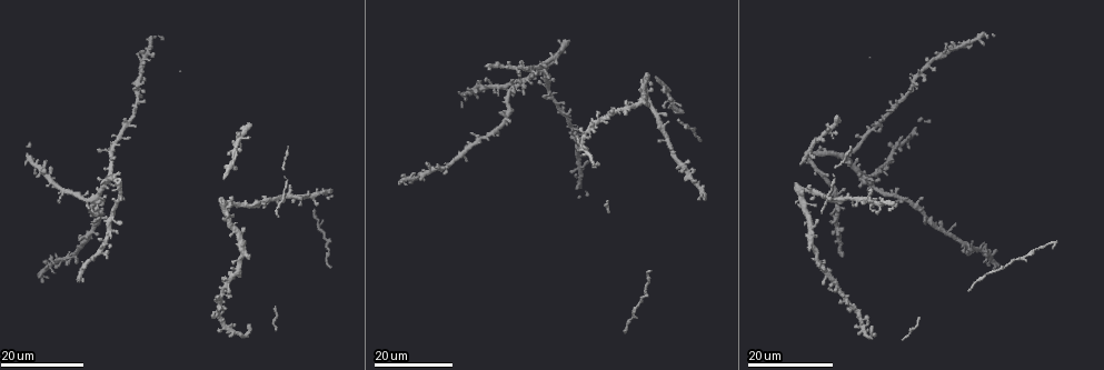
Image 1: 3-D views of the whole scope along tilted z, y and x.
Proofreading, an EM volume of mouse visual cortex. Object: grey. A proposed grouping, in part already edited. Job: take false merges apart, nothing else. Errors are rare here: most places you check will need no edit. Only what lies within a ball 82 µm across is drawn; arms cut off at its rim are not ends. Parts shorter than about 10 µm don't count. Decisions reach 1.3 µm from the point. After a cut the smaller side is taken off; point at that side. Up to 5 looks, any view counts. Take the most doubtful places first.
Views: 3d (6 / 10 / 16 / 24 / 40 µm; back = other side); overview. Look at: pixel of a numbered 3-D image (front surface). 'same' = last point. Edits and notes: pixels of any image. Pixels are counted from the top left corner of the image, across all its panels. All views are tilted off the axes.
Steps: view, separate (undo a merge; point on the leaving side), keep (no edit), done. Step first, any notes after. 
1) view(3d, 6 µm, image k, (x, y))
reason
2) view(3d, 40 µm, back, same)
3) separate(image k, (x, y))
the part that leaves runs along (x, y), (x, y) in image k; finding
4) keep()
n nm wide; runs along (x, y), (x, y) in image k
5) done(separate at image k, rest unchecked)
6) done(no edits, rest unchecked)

view(3d, 16 µm, image 1, (663, 128))

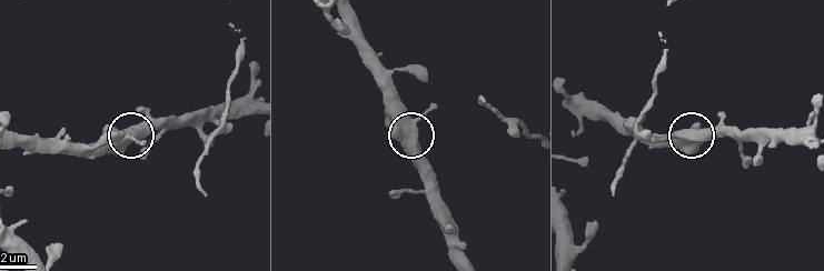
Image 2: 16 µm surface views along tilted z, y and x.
view(3d, 10 µm, image 2, (681, 134))
closer look

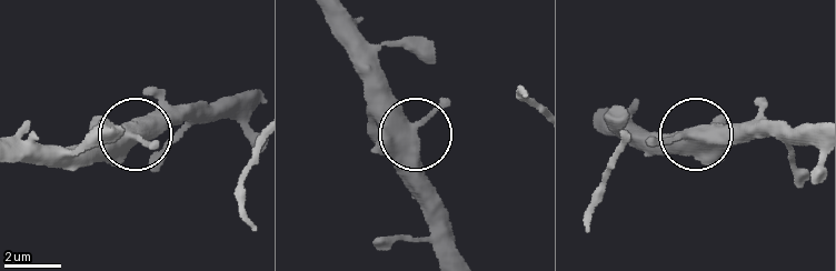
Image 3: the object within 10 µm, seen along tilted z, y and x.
keep()
500 nm wide; continuous, no second neuron

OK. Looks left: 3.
view(3d, 24 µm, image 1, (523, 80))
thick turns thin

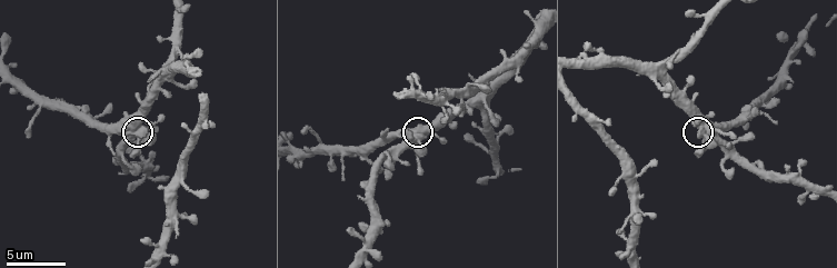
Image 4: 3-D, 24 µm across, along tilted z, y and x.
view(3d, 10 µm, image 4, (421, 131))

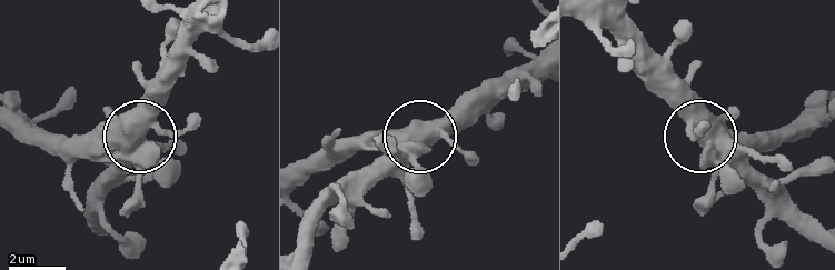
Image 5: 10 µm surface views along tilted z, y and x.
keep()
all the same neuron

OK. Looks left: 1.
view(3d, 10 µm, image 4, (477, 97))
small branch off a trunk

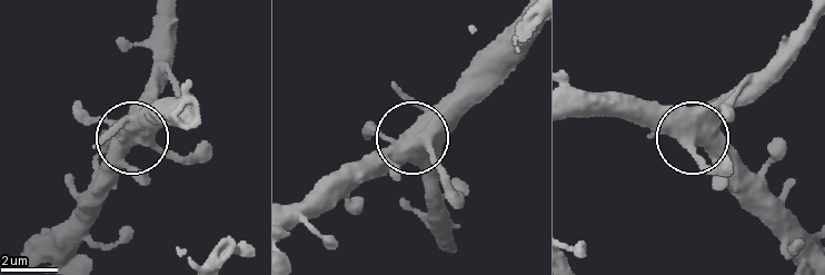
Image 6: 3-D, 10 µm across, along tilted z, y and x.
keep()
490 nm wide; one neuron here

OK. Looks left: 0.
done(no edits, rest unchecked)

